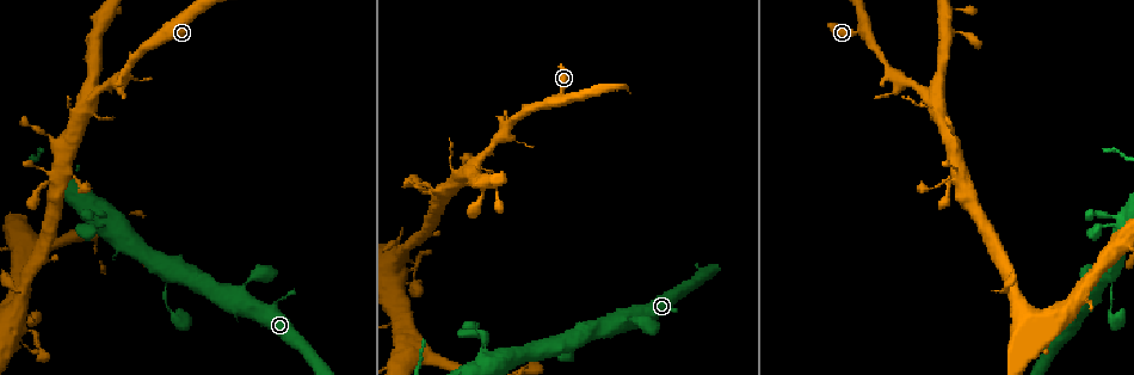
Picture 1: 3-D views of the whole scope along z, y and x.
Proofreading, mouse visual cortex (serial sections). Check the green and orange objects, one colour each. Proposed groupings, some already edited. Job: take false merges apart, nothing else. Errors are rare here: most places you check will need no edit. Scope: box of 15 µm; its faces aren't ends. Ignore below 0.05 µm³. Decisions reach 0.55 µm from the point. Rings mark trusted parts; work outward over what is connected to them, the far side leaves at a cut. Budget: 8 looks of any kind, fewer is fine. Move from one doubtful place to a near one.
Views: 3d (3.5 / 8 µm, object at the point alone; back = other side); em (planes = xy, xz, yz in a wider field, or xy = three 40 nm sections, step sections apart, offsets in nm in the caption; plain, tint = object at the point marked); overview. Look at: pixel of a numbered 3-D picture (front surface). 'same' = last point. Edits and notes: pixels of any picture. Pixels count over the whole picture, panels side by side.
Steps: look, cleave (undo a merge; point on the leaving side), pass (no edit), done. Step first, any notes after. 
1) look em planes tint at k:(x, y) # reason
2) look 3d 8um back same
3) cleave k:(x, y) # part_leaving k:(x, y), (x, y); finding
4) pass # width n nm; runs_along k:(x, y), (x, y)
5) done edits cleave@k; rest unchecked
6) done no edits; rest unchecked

look 3d 8um at 1:(125, 77) # sharp bend

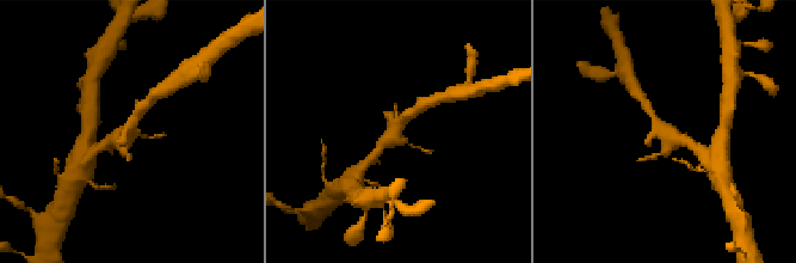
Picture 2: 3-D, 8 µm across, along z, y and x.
look 3d 3.5um at 2:(393, 134)

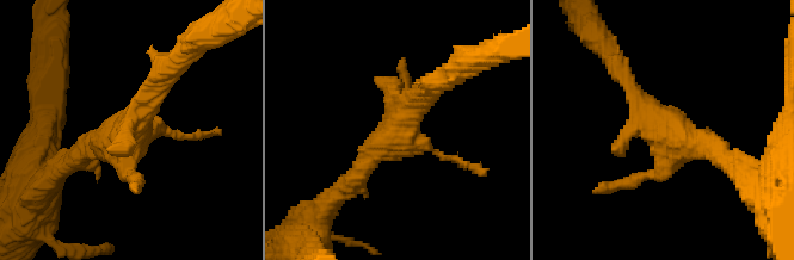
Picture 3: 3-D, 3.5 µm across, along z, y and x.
look em xy step 1 tint at 3:(657, 124) # now the EM

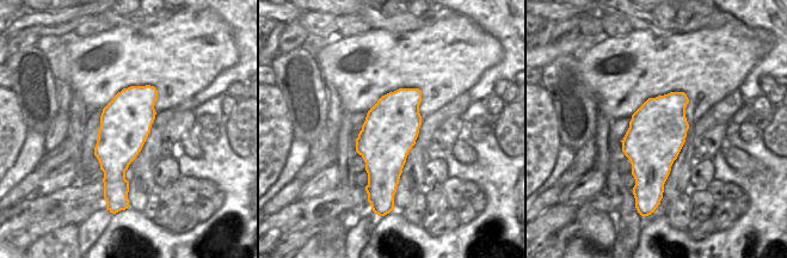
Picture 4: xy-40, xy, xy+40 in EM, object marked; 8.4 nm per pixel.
pass # width 460 nm; runs_along 3:(423, 92), (400, 132), (342, 190); one cell here

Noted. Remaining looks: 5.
look 3d 3.5um at 1:(93, 99) # three arms meet

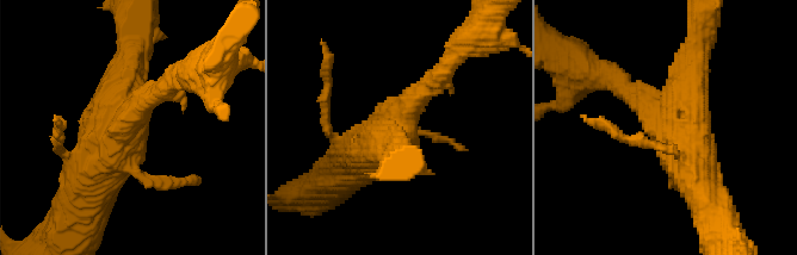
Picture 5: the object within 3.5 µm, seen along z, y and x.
look em xy step 5 tint at 5:(395, 123) # need the tissue

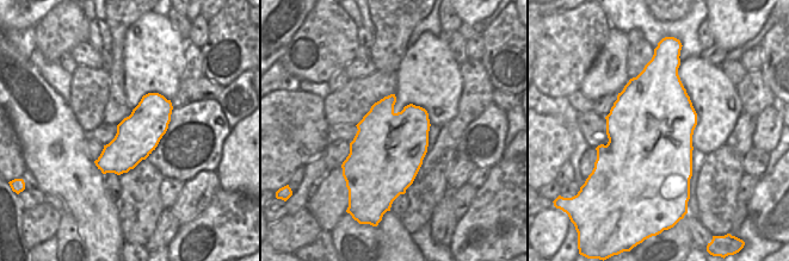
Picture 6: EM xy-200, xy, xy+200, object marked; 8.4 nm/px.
pass # runs_along 5:(618, 81), (689, 143), (700, 184); continuous, no second cell

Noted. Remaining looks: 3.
look 3d 3.5um at 1:(400, 271) # sharp bend

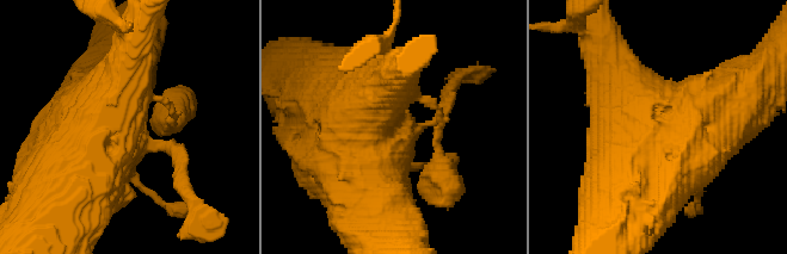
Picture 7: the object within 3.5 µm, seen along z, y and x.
look em xy step 2 tint at 7:(393, 131) # need the tissue

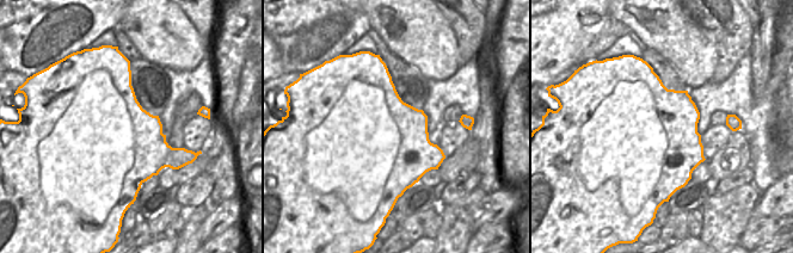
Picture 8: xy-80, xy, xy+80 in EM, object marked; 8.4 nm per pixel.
pass # runs_along 7:(610, 61), (652, 131), (717, 112); all the same cell

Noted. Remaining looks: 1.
done no edits; rest unchecked

